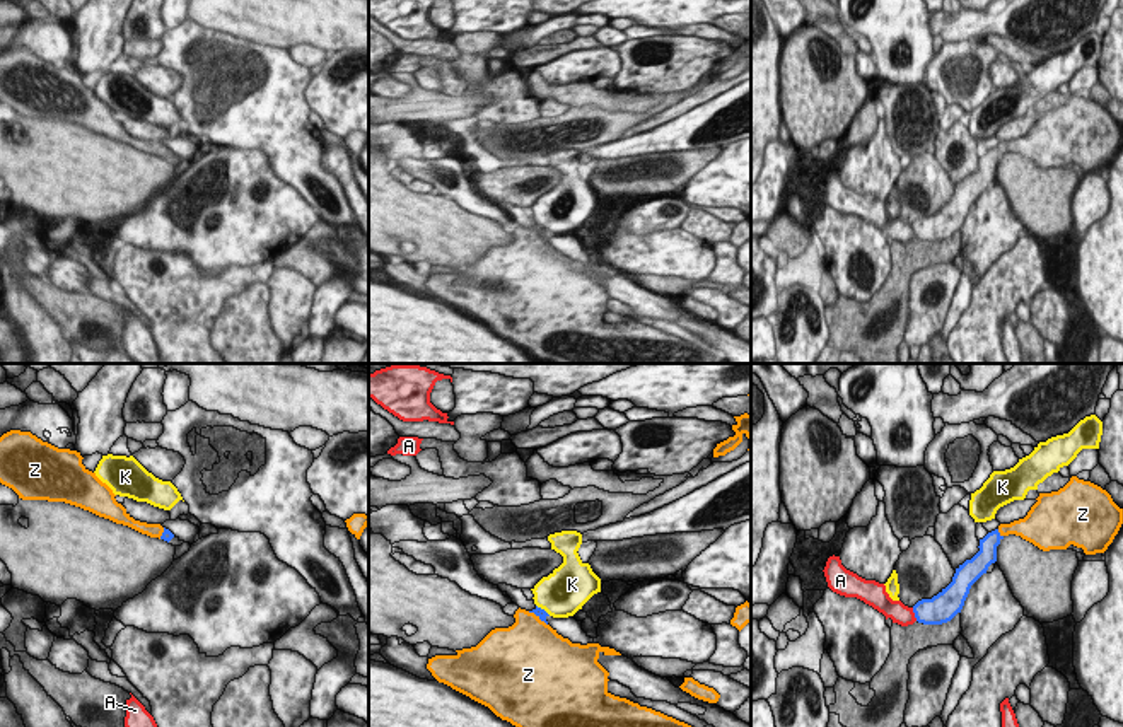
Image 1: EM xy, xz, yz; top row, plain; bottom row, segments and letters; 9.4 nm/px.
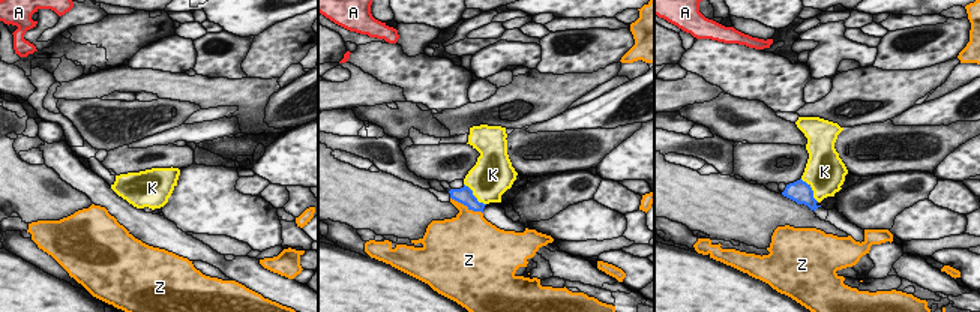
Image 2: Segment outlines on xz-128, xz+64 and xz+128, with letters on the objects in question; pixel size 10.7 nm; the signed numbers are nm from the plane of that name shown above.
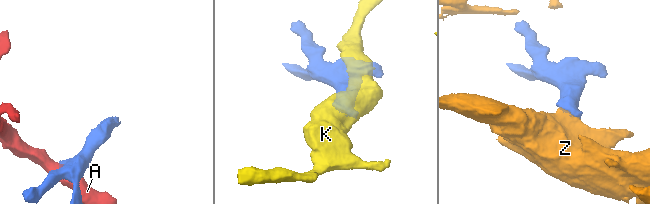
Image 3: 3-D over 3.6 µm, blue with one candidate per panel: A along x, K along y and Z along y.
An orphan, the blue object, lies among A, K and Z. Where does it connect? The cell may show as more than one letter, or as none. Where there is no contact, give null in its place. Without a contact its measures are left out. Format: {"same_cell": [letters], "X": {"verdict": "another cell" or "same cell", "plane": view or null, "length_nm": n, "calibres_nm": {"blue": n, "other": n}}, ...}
{"same_cell": ["Z"], "A": {"verdict": "another cell", "plane": "yz", "length_nm": 140, "calibres_nm": {"blue": 280, "other": 190}}, "K": {"verdict": "another cell", "plane": "xz", "length_nm": 180, "calibres_nm": {"blue": 90, "other": 440}}, "Z": {"verdict": "same cell", "plane": "yz", "length_nm": 100, "calibres_nm": {"blue": 190, "other": 190}}}

